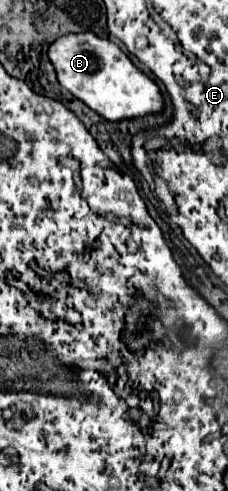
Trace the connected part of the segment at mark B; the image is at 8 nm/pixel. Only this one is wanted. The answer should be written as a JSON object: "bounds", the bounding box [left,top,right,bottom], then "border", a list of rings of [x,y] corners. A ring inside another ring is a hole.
{"bounds":[48,31,164,123],"border":[[[90,31],[70,33],[50,45],[48,57],[56,69],[60,85],[106,121],[118,123],[138,119],[144,115],[156,115],[164,109],[164,99],[158,85],[142,73],[116,43],[108,39],[102,39]]]}

